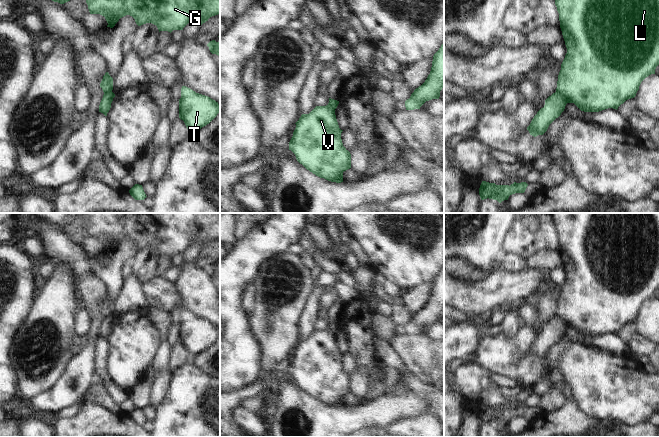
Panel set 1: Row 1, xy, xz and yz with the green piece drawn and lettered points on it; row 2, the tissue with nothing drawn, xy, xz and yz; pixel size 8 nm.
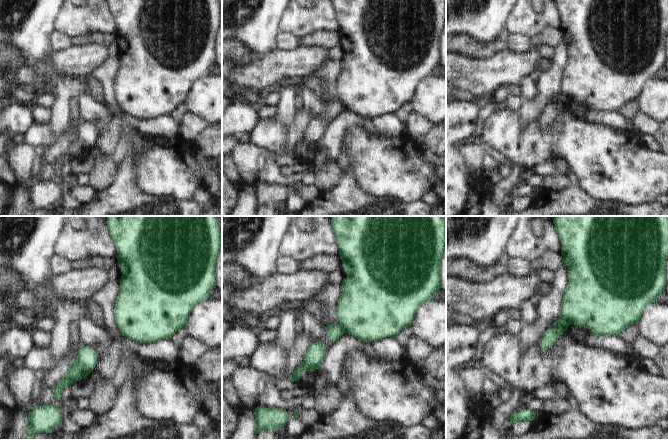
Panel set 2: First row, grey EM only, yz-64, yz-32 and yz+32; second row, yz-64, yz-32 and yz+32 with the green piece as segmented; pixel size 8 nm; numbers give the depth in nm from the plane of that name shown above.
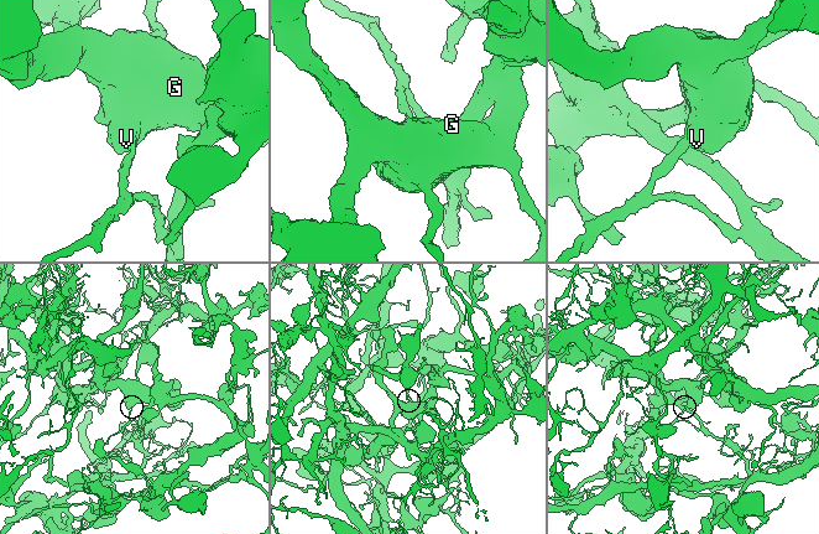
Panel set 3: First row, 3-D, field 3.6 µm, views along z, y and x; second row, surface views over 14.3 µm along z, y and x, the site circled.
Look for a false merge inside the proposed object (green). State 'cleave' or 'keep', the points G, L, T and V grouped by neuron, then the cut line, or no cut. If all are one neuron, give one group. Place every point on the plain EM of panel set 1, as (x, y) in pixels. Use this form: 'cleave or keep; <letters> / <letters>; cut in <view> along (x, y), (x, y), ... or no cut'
cleave; G L V / T; cut in yz along (556, 314), (567, 326)

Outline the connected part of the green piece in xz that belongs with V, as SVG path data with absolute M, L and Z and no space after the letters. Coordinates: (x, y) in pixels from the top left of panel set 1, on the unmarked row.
M331 329L316 330L309 338L302 338L289 366L297 385L307 394L331 406L343 406L343 396L351 392L351 378L343 370L335 333Z

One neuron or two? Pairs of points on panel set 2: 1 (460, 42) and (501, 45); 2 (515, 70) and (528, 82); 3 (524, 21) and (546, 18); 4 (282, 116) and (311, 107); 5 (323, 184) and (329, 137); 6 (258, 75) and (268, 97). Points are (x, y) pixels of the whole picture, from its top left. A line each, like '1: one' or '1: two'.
1: one
2: two
3: one
4: two
5: two
6: two

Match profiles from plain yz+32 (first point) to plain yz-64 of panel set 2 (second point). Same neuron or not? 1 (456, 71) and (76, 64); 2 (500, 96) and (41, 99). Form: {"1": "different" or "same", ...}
{"1": "same", "2": "same"}

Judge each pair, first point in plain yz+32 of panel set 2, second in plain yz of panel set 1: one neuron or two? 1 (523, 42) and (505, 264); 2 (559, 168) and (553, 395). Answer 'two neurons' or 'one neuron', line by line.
1: one neuron
2: two neurons

